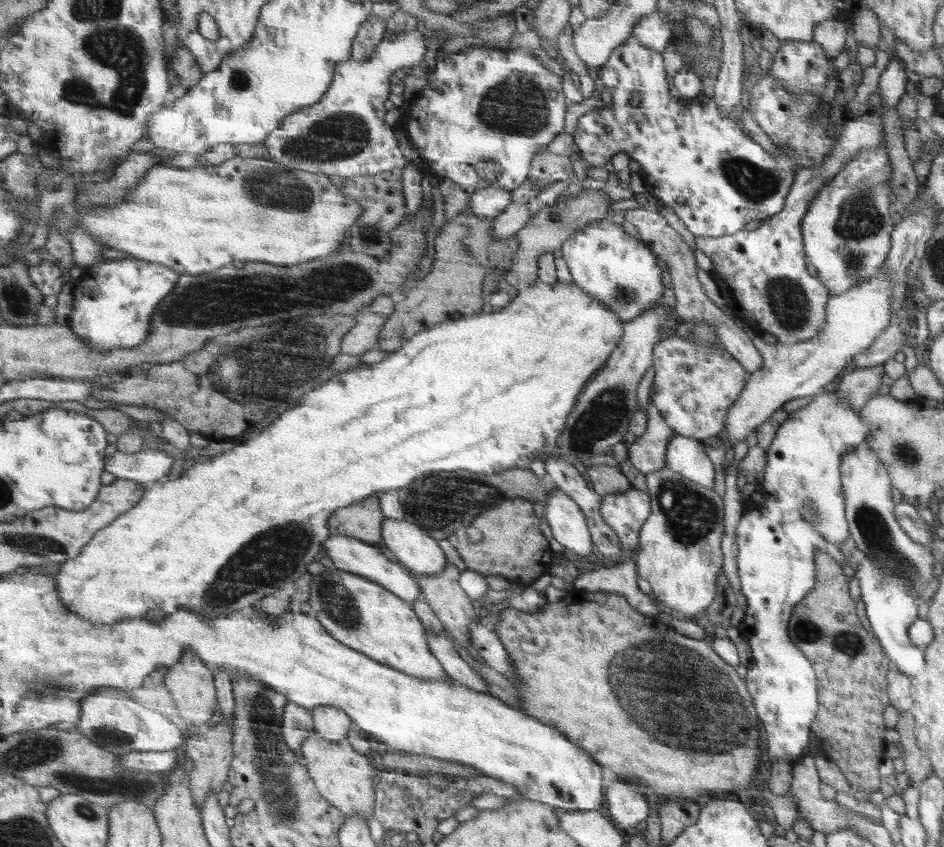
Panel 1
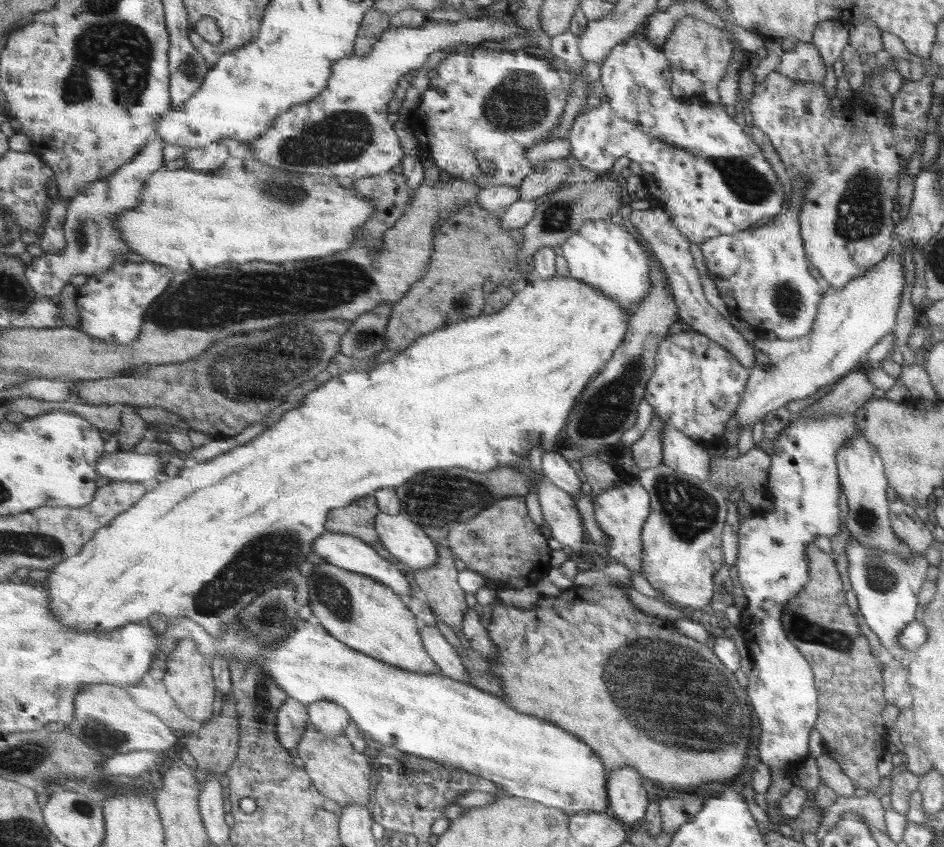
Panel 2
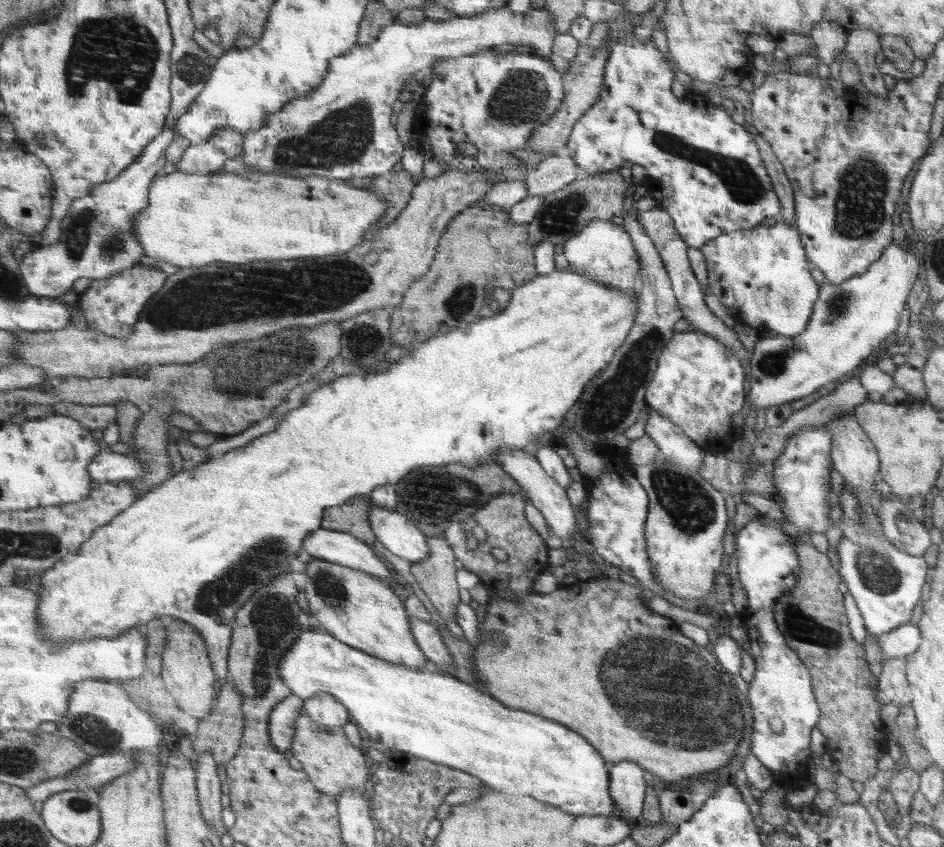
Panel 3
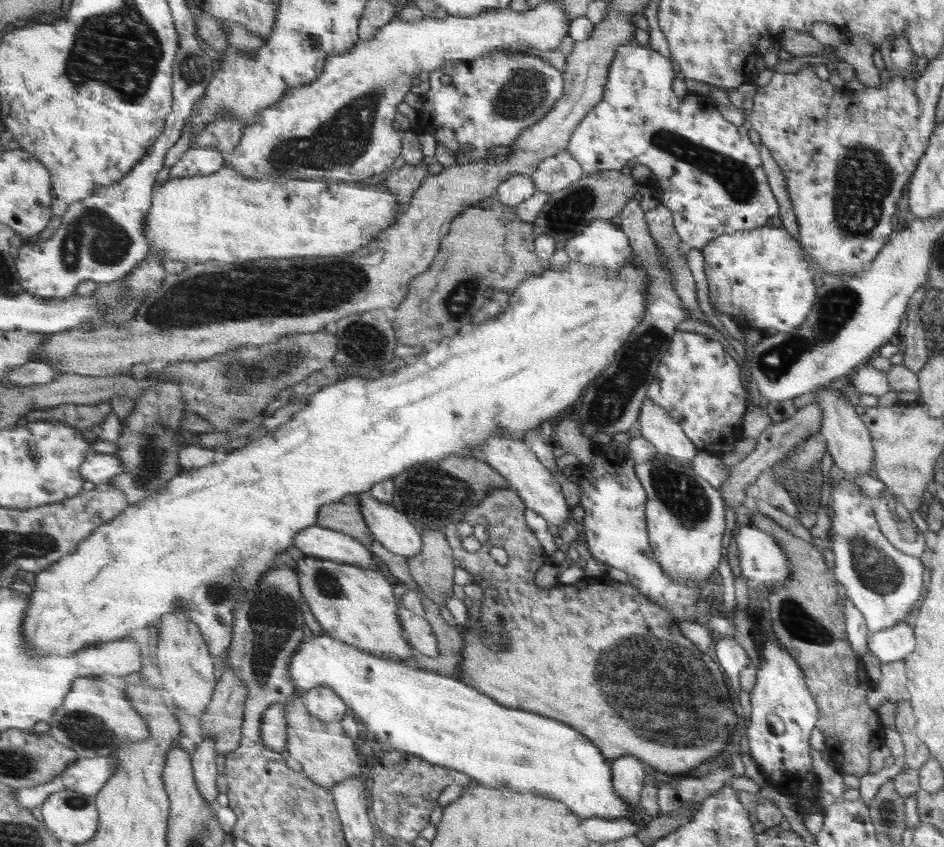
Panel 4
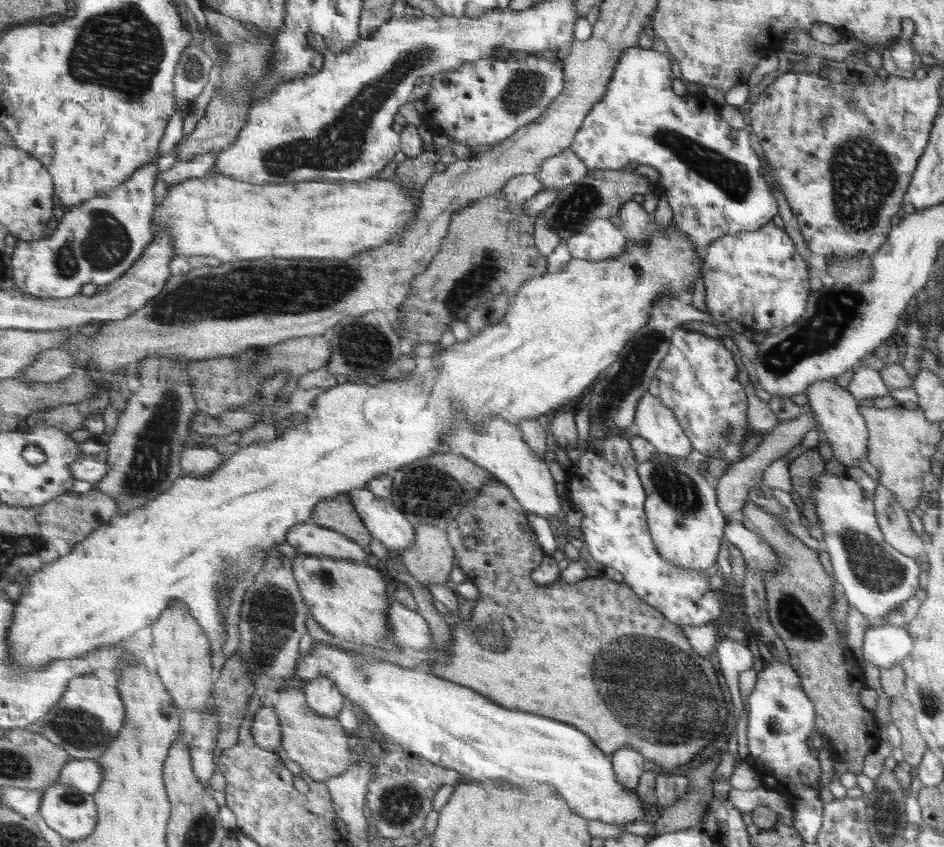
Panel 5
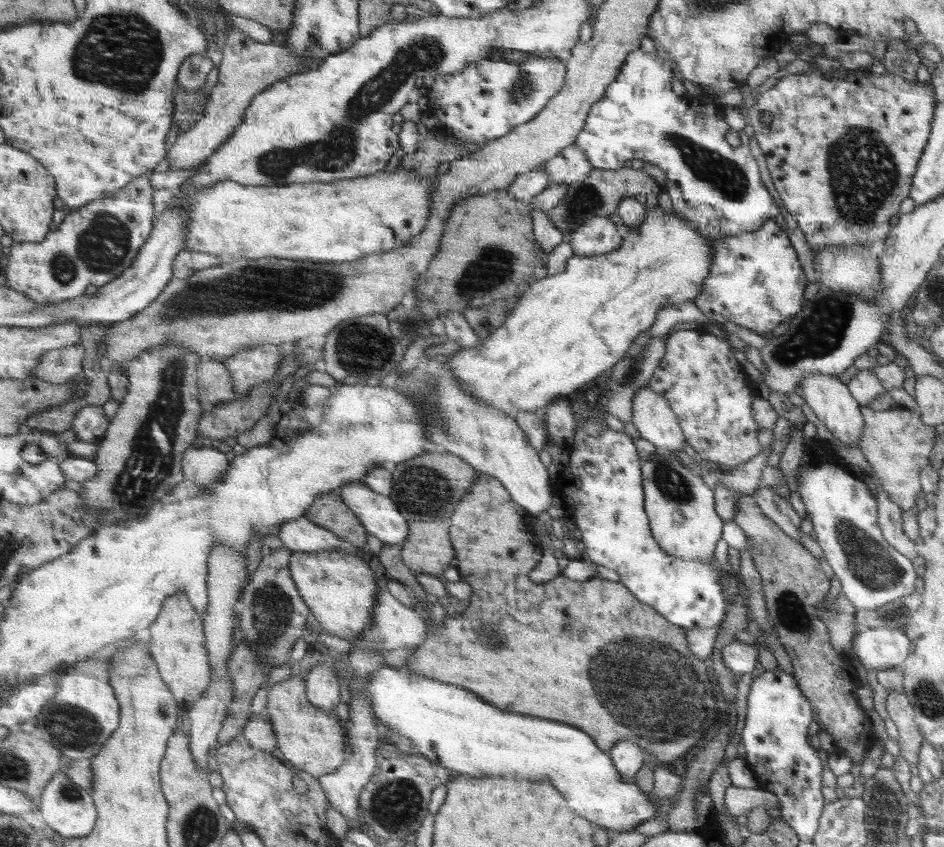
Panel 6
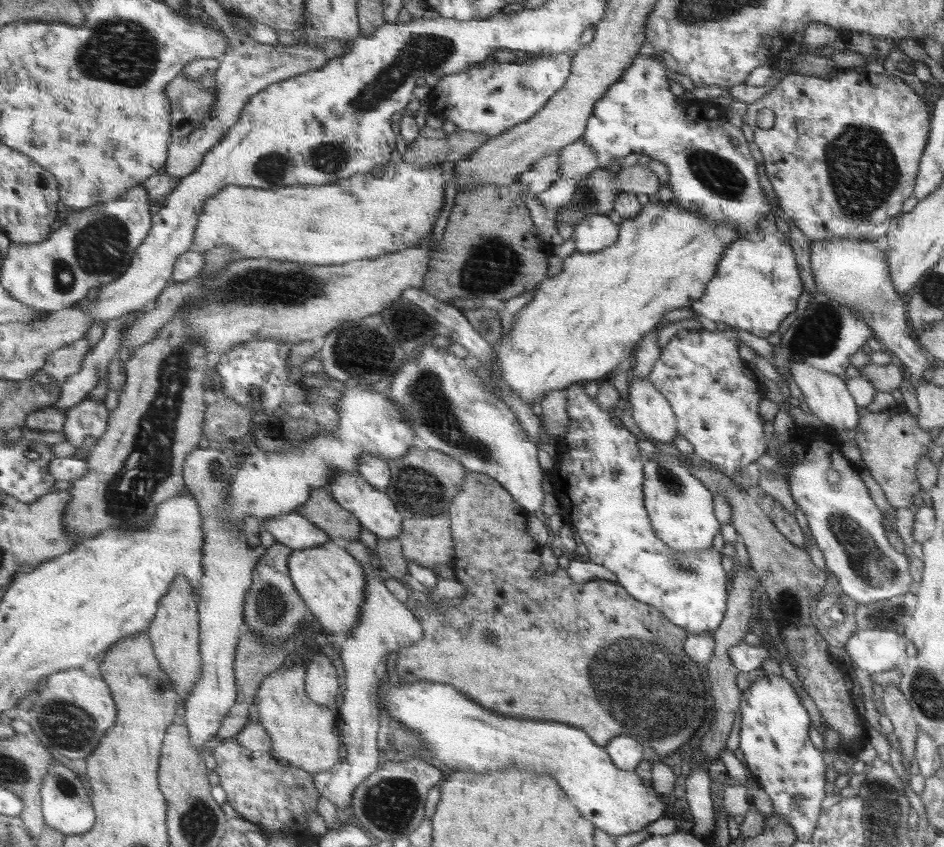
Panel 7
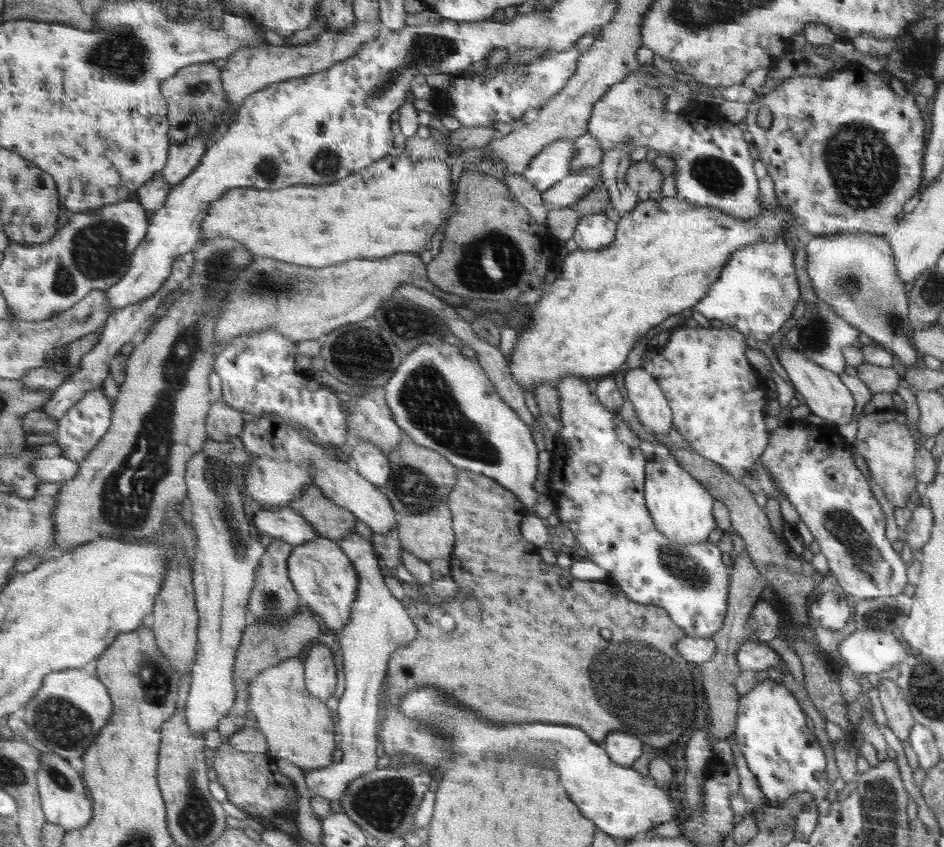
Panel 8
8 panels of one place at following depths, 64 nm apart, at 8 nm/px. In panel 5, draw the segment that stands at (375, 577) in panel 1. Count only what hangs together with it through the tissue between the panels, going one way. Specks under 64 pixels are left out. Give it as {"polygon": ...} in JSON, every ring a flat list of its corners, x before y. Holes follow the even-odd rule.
{"polygon":[[311,521,290,528,285,541,298,553,326,555,351,561,367,560,367,548,356,544,350,537,313,524]]}

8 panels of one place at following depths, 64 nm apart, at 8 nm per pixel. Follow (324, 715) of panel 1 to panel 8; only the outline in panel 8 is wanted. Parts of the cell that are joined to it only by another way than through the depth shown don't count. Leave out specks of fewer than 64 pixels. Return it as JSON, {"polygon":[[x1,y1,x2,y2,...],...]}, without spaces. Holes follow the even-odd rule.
{"polygon":[[316,643,305,660,306,688,318,700,332,697,336,690,336,668,330,647]]}

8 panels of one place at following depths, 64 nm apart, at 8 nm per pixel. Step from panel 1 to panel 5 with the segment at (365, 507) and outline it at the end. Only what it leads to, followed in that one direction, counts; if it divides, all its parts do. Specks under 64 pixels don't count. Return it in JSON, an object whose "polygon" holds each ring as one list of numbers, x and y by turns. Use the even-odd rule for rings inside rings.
{"polygon":[[346,493,318,503,311,522,350,537,363,548,368,548,373,538]]}

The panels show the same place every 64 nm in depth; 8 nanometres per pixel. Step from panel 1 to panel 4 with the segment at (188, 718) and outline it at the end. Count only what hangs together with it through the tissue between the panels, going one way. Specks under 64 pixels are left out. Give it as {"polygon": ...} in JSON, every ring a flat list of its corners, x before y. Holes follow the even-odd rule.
{"polygon":[[183,612,165,614,159,626,159,649,156,656,161,676,168,682,166,688,174,694,176,702,190,714,203,716,208,712,219,681,213,652,198,624]]}

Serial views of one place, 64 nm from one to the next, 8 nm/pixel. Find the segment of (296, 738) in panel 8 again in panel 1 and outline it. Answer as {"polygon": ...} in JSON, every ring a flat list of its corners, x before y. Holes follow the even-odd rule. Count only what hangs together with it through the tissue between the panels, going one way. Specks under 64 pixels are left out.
{"polygon":[[317,733,312,734,302,743,299,748,300,755,306,760,306,768,312,774,317,783,317,789,331,805,338,807,347,817,358,813,367,822,375,818,374,812,374,782,372,782,372,766,364,758,362,753,358,754,348,739,332,742,320,737]]}

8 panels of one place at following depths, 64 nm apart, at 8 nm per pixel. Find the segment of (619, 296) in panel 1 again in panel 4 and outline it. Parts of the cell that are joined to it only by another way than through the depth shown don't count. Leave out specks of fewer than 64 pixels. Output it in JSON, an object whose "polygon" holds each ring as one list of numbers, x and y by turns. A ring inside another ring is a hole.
{"polygon":[[594,220,574,234,562,246,570,262,580,262,618,274,621,266,633,255,632,245,625,231,610,220]]}

